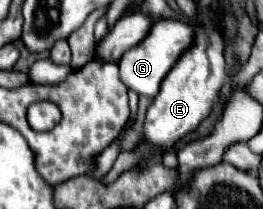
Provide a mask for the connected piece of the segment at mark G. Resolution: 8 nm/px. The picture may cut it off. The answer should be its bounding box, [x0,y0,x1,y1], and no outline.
[118,19,194,97]

